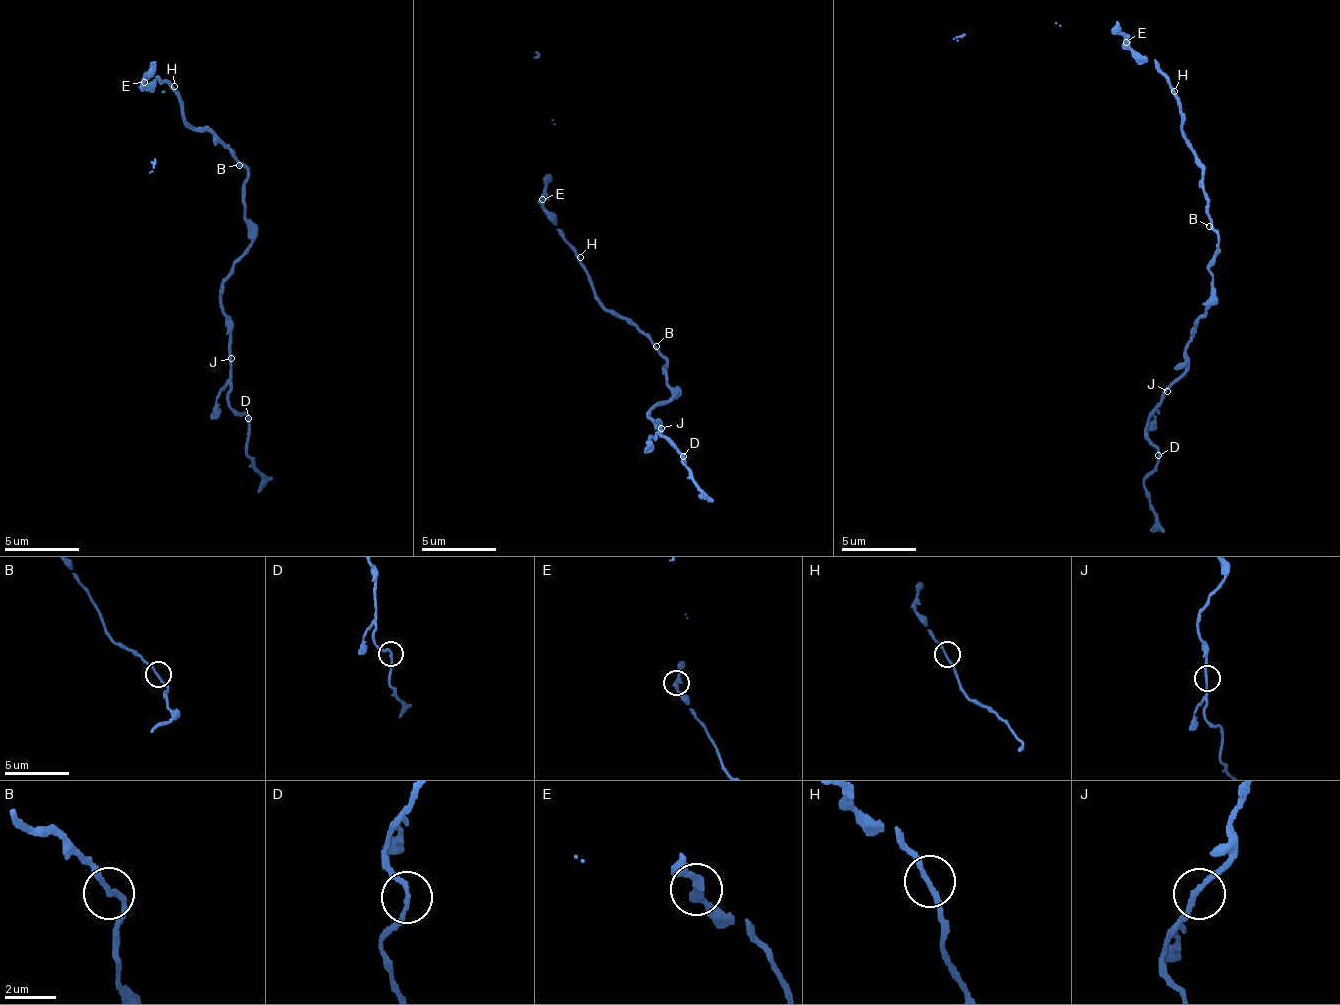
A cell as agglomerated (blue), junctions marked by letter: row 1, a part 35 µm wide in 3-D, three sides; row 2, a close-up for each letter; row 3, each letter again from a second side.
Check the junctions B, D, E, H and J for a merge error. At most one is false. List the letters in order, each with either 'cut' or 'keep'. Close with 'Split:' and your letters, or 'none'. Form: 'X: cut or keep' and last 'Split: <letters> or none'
B: keep
D: keep
E: keep
H: keep
J: keep
Split: none

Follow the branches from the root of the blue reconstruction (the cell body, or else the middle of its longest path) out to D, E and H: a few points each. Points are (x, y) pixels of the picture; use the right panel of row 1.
D: (1213, 223), (1214, 301), (1193, 326), (1182, 378), (1164, 394), (1148, 421), (1149, 443), (1157, 456)
E: (1213, 223), (1209, 218), (1203, 165), (1182, 137), (1182, 107), (1154, 57), (1138, 56), (1127, 43)
H: (1213, 223), (1209, 218), (1203, 165), (1182, 137), (1182, 107), (1174, 91)

